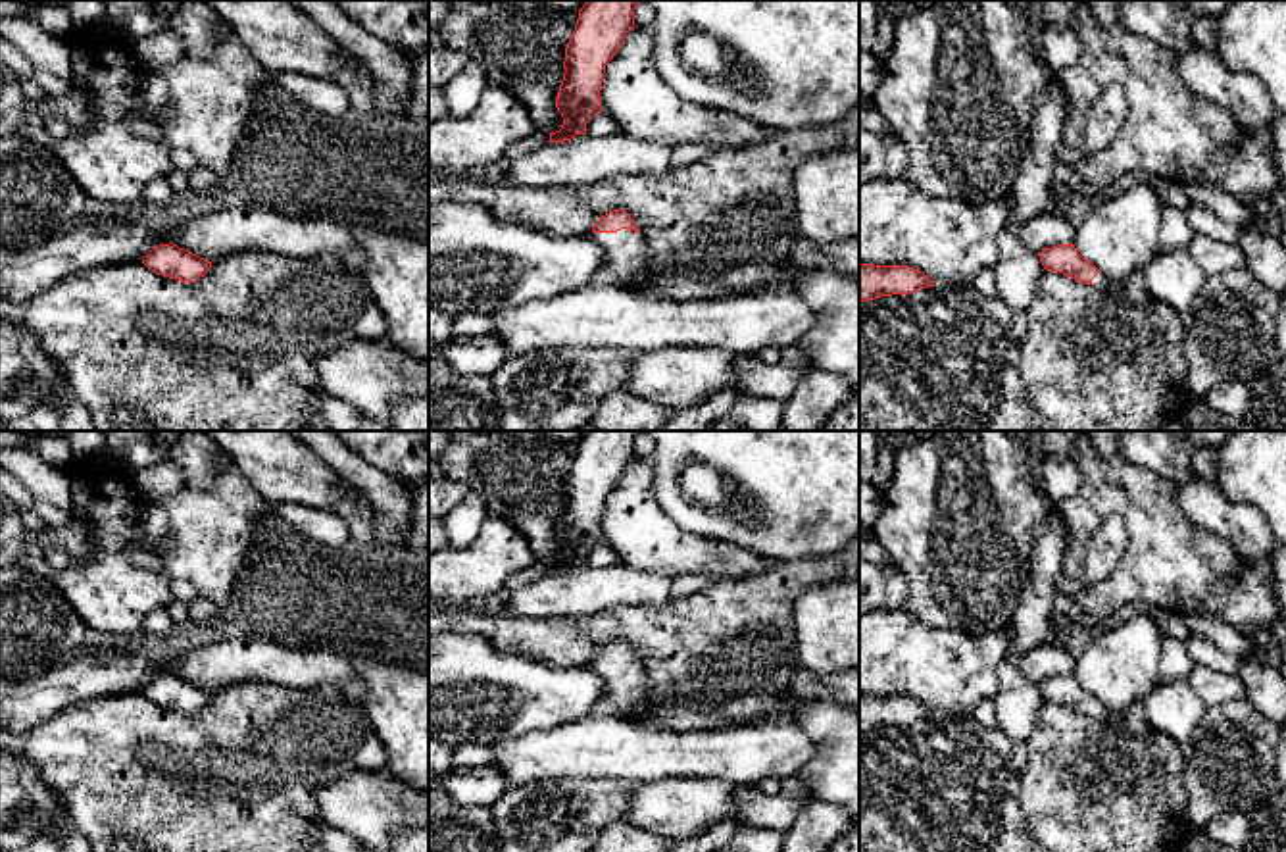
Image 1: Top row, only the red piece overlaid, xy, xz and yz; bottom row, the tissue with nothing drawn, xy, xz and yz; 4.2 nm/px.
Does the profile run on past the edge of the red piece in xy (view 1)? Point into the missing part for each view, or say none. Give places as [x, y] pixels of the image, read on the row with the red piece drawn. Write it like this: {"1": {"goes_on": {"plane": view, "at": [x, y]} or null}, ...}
{"1": {"goes_on": null}}

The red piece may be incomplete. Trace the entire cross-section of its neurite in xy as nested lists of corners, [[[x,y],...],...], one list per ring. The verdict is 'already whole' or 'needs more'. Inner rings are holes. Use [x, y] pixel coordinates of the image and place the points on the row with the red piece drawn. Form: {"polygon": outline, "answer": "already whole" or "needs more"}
{"polygon": [[[173,242],[152,248],[142,258],[142,263],[154,273],[181,283],[194,283],[204,277],[211,267],[211,262],[185,248],[179,248]]], "answer": "already whole"}

